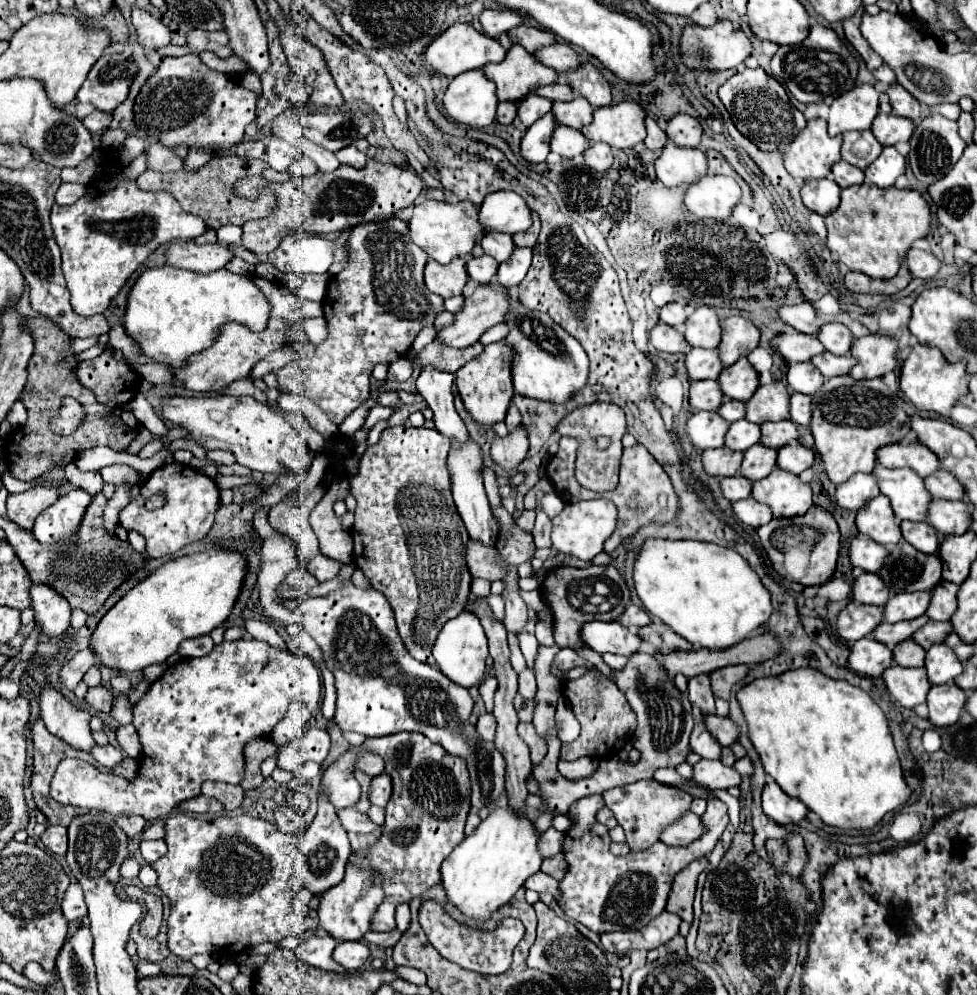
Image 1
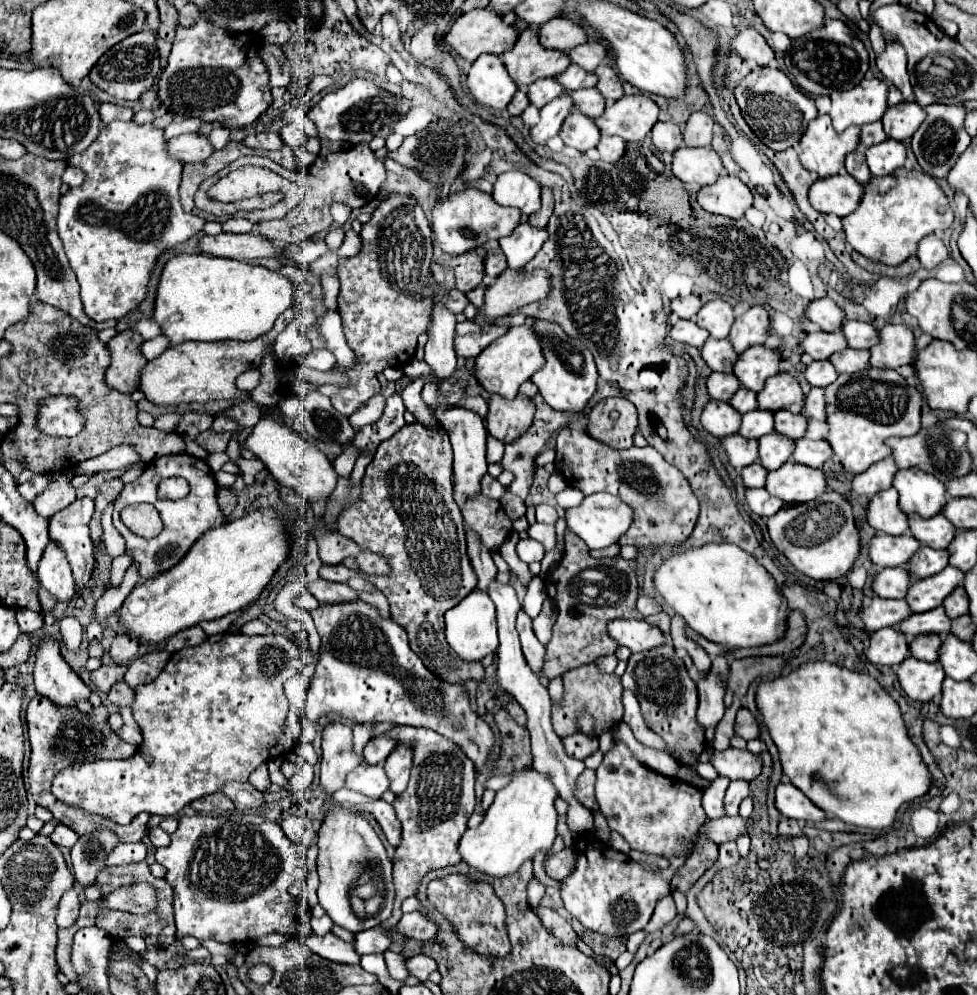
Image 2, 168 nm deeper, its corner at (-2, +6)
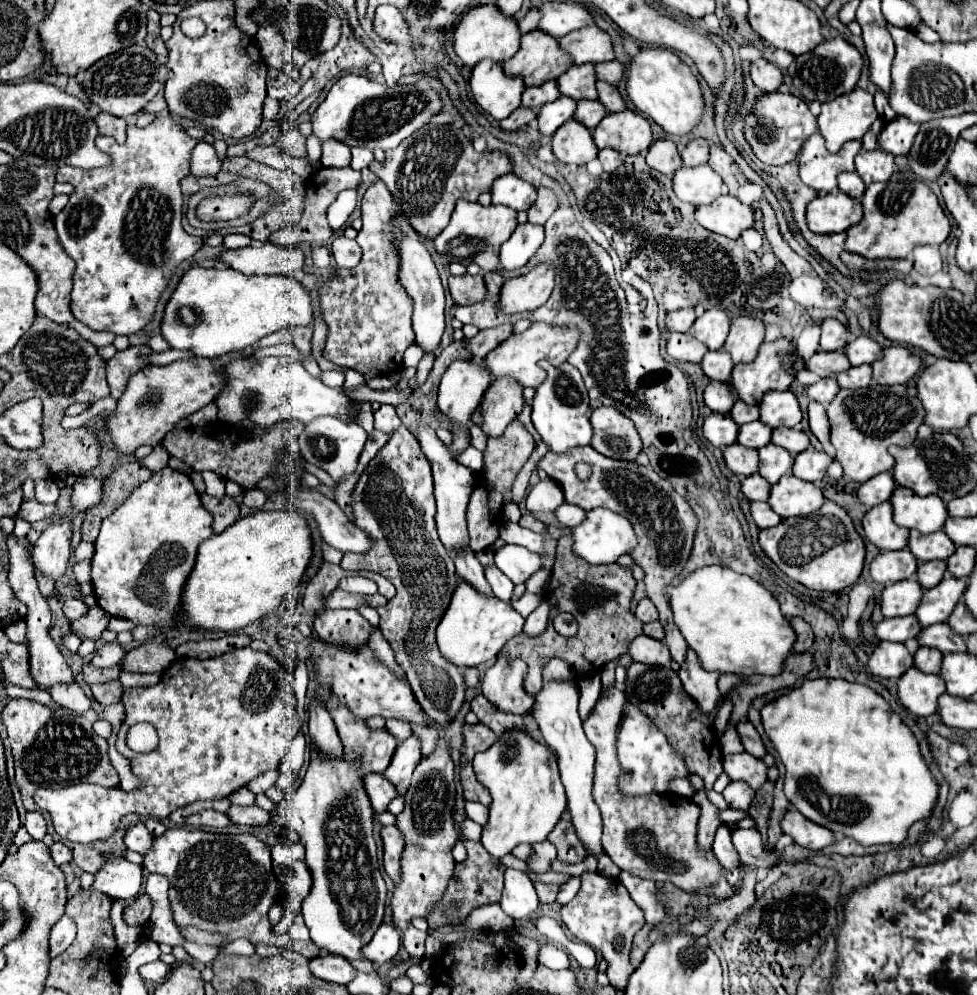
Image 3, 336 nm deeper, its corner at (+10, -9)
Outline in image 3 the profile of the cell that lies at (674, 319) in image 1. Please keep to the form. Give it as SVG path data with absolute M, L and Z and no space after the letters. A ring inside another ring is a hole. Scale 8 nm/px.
M688 307L669 312L665 319L668 331L686 333L697 318L694 308Z

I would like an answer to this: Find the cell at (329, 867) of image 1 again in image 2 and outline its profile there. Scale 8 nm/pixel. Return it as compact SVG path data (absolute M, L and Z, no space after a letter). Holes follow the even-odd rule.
M329 723L323 731L323 759L321 759L321 787L327 795L339 791L351 769L359 765L353 753L351 725Z

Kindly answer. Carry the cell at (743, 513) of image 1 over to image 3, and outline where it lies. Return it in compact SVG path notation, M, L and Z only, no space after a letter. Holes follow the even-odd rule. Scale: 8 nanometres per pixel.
M753 502L751 504L751 514L755 524L763 530L763 528L773 528L775 524L781 522L781 516L767 504L767 502Z

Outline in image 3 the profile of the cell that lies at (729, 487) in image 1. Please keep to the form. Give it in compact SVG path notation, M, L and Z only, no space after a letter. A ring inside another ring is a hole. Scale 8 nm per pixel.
M751 474L741 482L741 490L751 502L757 502L757 500L765 502L769 498L771 484L767 484L767 480L761 474Z

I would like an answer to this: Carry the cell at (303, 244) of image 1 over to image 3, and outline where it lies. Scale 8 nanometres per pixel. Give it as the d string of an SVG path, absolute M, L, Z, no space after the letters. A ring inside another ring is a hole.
M339 236L337 246L335 246L335 258L337 258L339 268L355 268L361 260L361 248L355 240Z

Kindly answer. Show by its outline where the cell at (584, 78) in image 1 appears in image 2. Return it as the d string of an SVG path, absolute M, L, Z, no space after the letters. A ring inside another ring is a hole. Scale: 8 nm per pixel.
M599 65L595 69L595 75L597 75L597 89L599 93L611 103L615 99L621 99L623 97L623 87L621 87L621 79L619 75L609 67L609 65Z

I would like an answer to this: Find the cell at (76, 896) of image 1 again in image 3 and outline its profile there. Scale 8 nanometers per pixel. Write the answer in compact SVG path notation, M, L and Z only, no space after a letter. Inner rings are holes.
M63 916L53 928L51 928L51 938L49 938L49 958L61 956L75 940L75 922L69 916Z

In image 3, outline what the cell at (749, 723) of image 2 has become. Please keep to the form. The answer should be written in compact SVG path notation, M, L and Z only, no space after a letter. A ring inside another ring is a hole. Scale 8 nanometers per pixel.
M741 722L737 724L737 732L743 740L743 746L745 746L745 752L753 754L755 758L763 758L767 754L767 748L759 736L759 732L755 730L755 726L751 722Z

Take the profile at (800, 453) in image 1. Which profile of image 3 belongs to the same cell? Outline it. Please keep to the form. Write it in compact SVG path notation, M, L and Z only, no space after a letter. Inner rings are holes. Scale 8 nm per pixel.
M809 448L805 452L799 452L795 456L793 474L807 482L819 482L825 476L827 466L833 462L833 458L827 452L819 452L815 448Z

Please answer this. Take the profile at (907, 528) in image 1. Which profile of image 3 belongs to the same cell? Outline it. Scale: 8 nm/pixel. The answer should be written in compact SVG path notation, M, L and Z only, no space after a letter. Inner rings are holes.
M911 530L909 550L919 562L929 562L947 560L957 550L957 546L953 544L953 540L949 540L949 536L943 530L933 534L921 534L919 530Z

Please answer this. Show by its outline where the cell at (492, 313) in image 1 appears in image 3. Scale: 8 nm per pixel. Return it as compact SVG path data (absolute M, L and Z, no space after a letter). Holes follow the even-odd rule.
M549 262L537 264L531 272L511 278L501 288L499 308L507 314L531 312L547 302L553 292L557 270Z

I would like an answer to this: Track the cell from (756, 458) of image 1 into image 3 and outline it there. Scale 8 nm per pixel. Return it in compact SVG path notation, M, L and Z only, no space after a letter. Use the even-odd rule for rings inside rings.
M767 444L765 448L759 448L759 460L759 474L765 476L769 484L777 484L781 476L791 472L795 456L791 456L791 452L787 452L781 446Z

